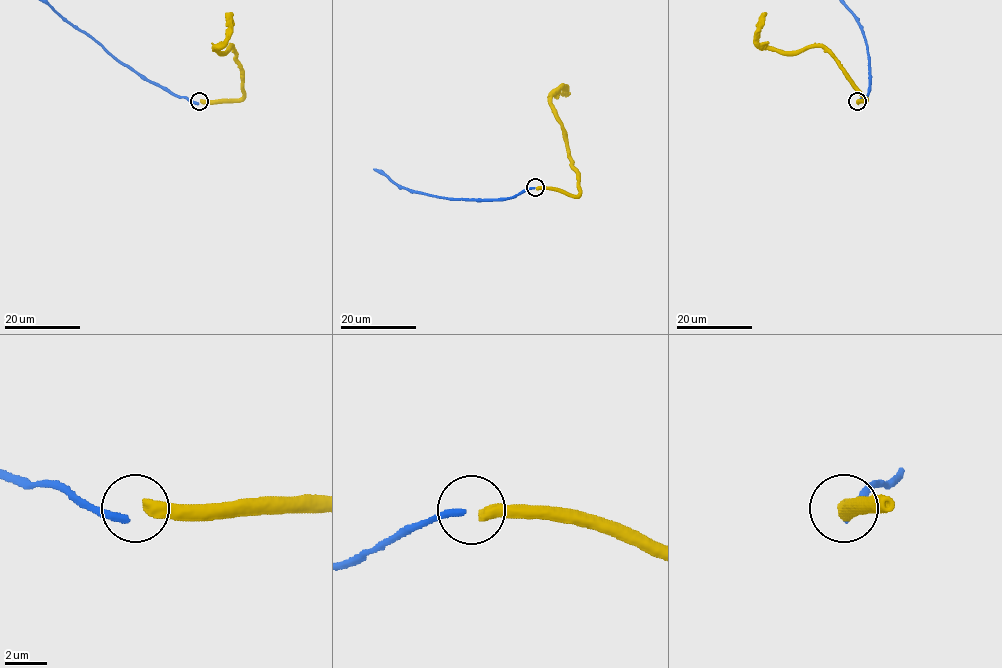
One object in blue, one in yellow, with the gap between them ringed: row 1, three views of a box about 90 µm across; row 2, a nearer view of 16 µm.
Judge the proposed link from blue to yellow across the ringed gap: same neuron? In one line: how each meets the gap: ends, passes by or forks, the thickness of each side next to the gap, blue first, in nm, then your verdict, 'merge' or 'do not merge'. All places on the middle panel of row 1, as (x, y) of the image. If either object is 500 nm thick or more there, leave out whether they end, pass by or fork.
360/550 nm | do not merge

